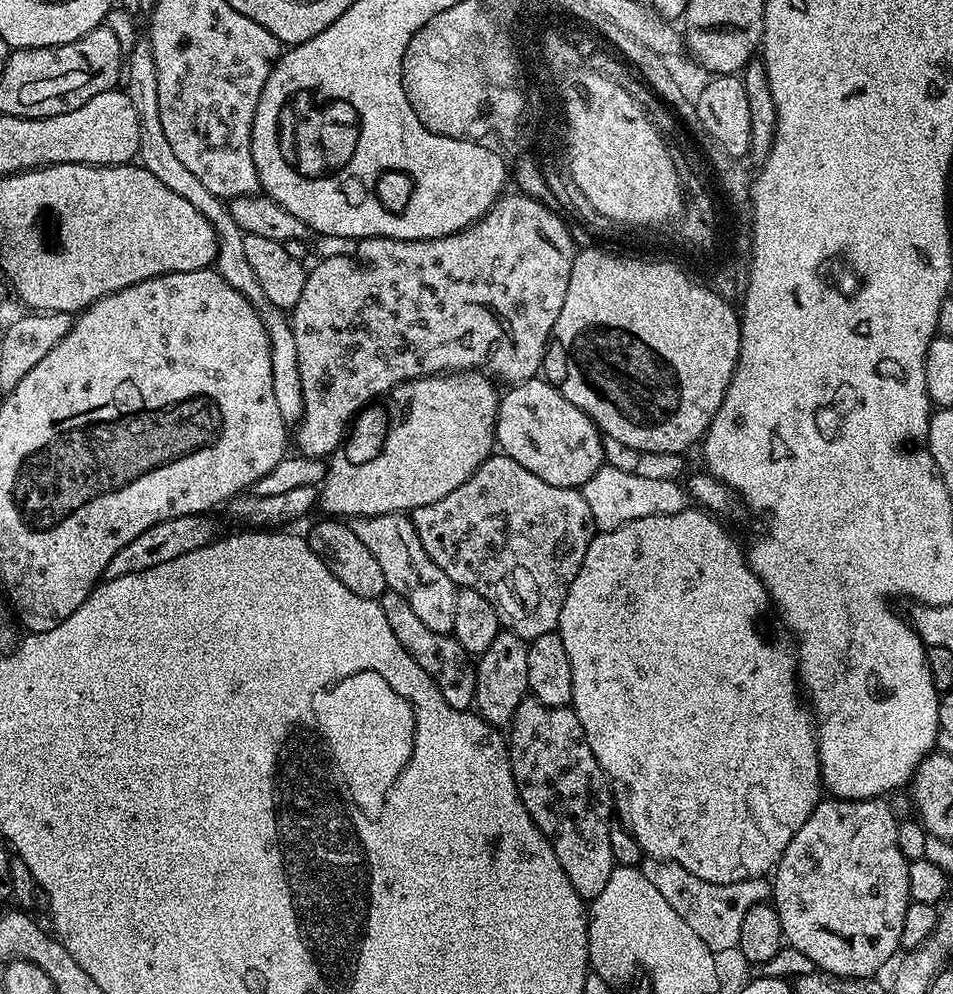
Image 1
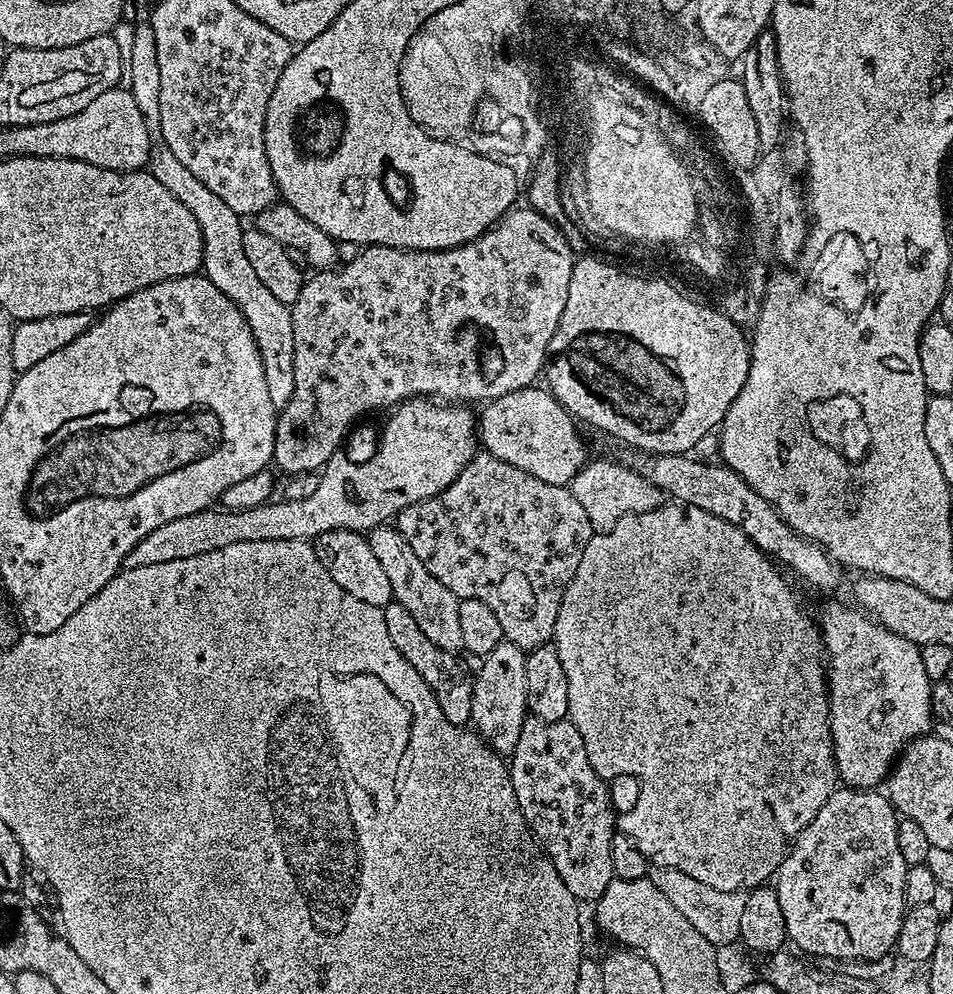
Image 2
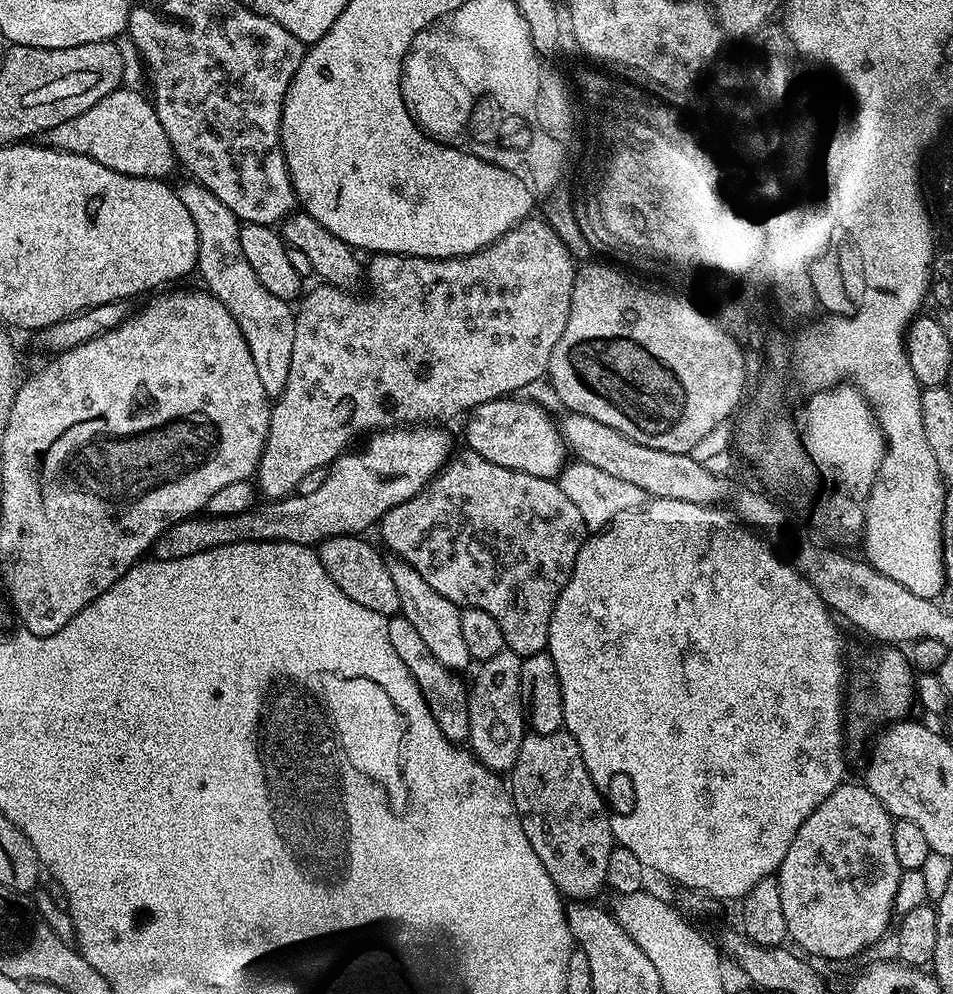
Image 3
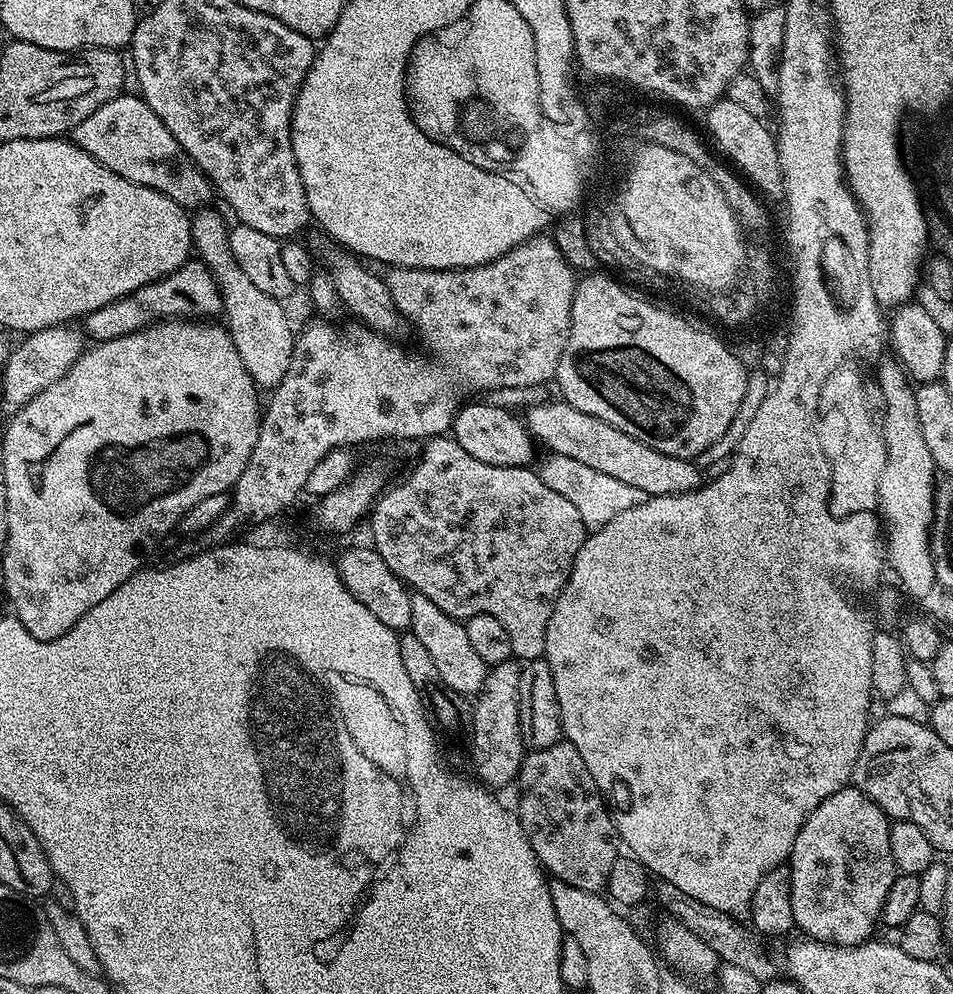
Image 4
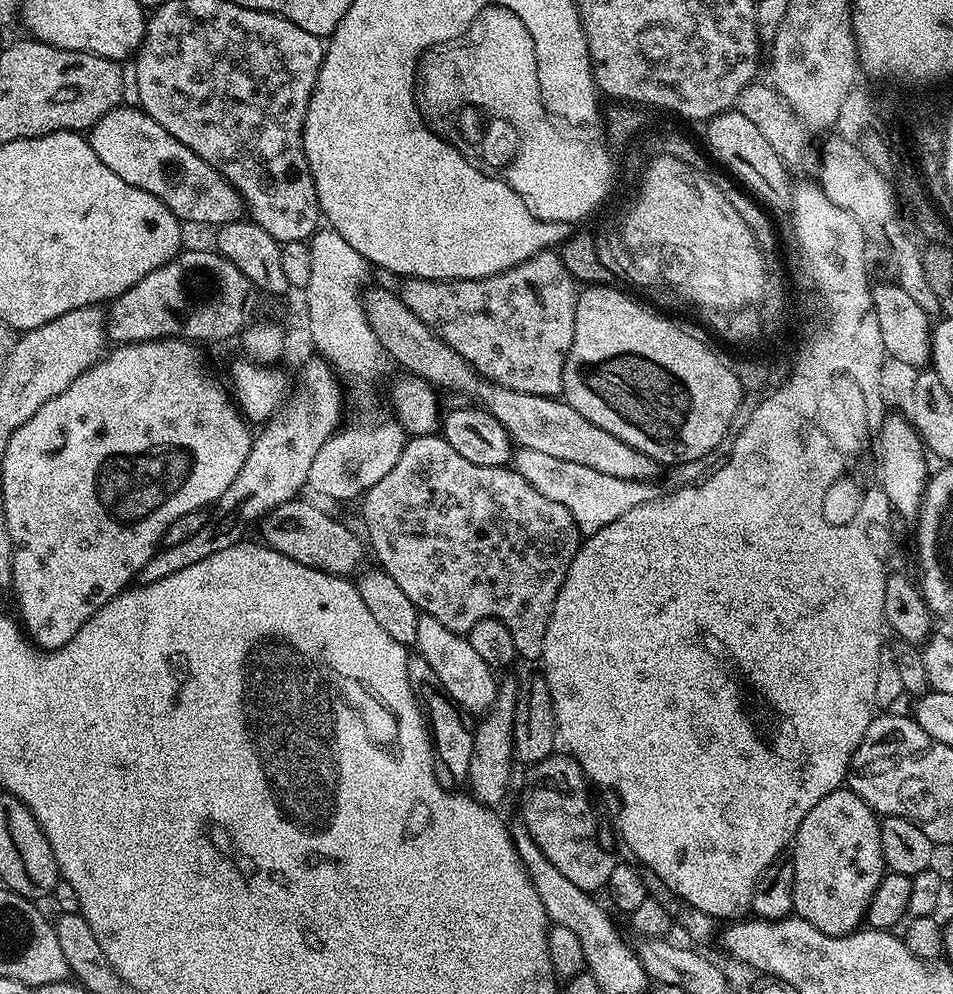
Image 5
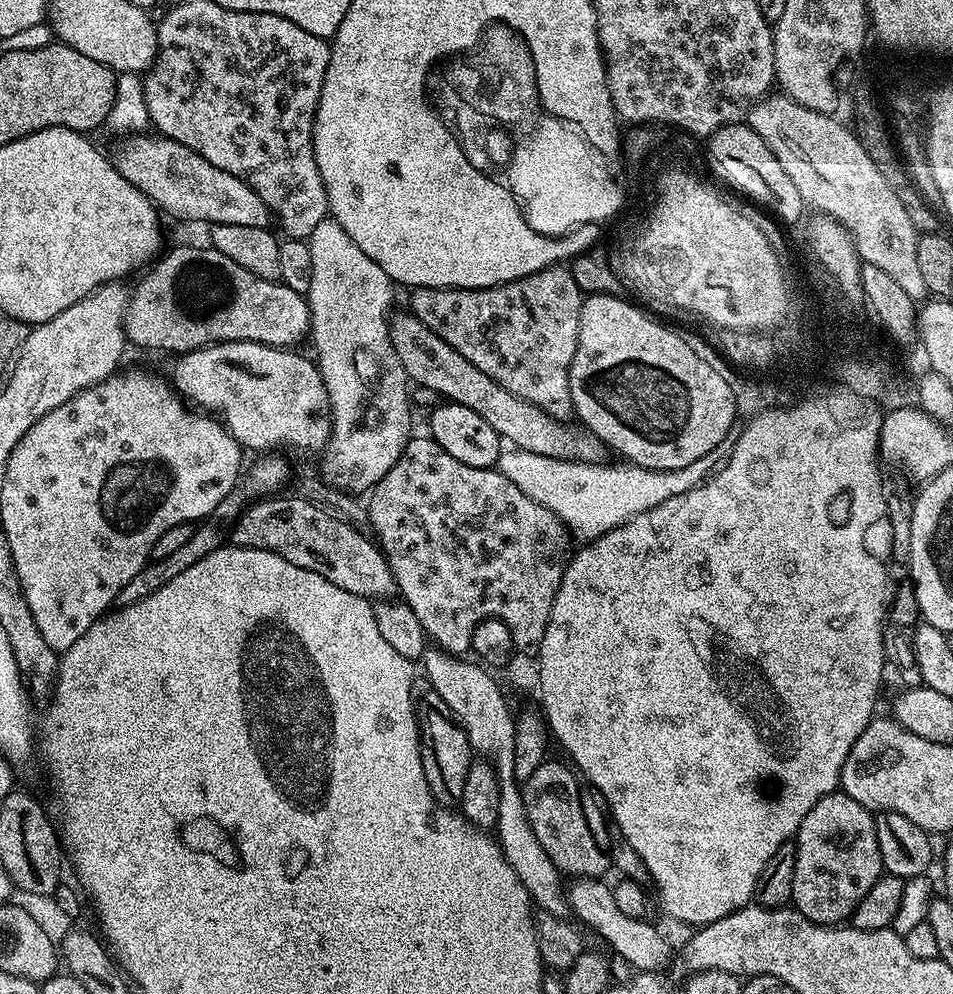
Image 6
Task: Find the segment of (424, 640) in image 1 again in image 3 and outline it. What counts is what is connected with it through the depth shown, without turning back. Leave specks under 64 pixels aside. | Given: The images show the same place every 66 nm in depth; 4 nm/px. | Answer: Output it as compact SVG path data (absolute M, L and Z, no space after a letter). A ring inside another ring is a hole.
M403 614L391 617L388 621L388 629L390 630L390 646L394 646L398 658L402 658L406 670L410 670L412 680L418 682L418 690L422 690L434 722L438 722L438 728L442 730L447 740L467 741L470 730L469 685L465 681L463 684L456 677L459 675L455 671L442 666L442 662L438 662L438 658L434 658L434 653L426 647L426 641L418 634L418 630L414 630L414 626L410 626L410 622Z

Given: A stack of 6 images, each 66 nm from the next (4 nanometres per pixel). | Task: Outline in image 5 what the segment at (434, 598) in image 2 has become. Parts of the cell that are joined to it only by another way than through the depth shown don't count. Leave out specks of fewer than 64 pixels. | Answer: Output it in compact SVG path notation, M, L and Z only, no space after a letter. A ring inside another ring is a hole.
M421 614L418 618L415 647L419 655L424 656L430 666L434 666L434 674L442 678L442 686L446 686L450 698L455 704L459 704L465 713L483 714L491 708L496 700L498 680L492 677L495 676L493 668L482 662L481 656L474 651L474 646L470 646L468 639L461 633L446 630L446 626L438 622L438 618Z

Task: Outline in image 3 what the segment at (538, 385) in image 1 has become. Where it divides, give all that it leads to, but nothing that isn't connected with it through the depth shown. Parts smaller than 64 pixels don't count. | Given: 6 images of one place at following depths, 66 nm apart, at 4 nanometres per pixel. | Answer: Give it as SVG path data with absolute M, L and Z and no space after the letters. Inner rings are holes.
M520 398L491 400L471 409L466 416L468 425L464 428L467 447L498 466L556 480L570 456L567 444L560 437L557 421L554 416L552 420L542 405L516 399Z

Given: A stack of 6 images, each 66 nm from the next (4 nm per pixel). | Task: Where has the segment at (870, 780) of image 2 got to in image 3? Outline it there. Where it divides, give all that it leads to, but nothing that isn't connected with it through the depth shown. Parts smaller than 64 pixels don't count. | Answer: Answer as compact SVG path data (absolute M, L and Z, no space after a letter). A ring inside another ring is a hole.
M880 646L877 652L872 652L860 664L856 677L851 677L850 691L846 696L846 716L856 728L864 728L868 720L873 720L879 726L889 722L900 722L911 710L916 697L917 677L914 675L912 661L899 647Z

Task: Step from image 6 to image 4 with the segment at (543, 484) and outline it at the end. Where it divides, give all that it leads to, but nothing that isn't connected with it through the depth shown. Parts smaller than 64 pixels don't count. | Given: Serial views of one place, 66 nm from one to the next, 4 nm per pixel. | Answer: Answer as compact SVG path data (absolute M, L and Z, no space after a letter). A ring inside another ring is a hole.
M548 454L545 457L545 460L538 465L542 482L550 486L550 490L562 494L562 498L567 498L574 506L578 506L578 514L582 514L585 529L595 530L606 526L610 518L618 518L622 510L630 510L630 506L638 506L646 498L644 492L637 490L635 486L618 482L618 478L609 478L598 470L590 470L590 466L574 462L574 458L555 454Z

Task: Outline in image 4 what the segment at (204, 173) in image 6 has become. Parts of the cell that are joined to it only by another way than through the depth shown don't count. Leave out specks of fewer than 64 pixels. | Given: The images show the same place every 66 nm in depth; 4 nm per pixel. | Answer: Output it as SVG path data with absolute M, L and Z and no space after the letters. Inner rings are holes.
M121 94L110 102L98 106L90 118L82 118L74 126L70 139L90 158L102 162L114 174L166 194L185 210L199 210L213 199L212 183L204 177L203 170L178 146L178 138L166 130L166 126L150 110L150 106L139 95Z

